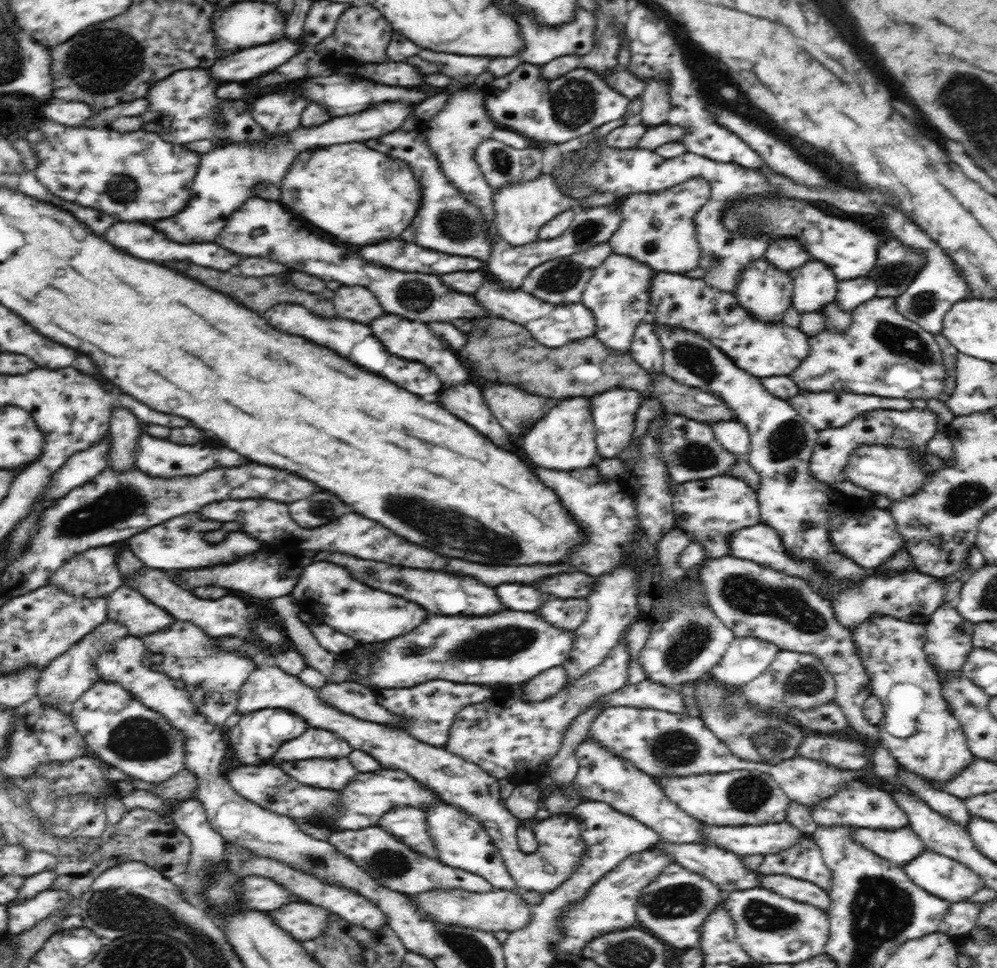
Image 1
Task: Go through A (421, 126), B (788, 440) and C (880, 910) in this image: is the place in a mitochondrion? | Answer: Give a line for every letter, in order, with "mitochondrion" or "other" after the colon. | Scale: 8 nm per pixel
A: other
B: mitochondrion
C: mitochondrion

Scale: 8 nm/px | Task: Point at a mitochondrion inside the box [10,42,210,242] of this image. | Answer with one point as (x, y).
(122, 189)

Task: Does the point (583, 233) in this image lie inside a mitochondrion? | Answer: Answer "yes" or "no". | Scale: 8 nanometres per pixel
yes

